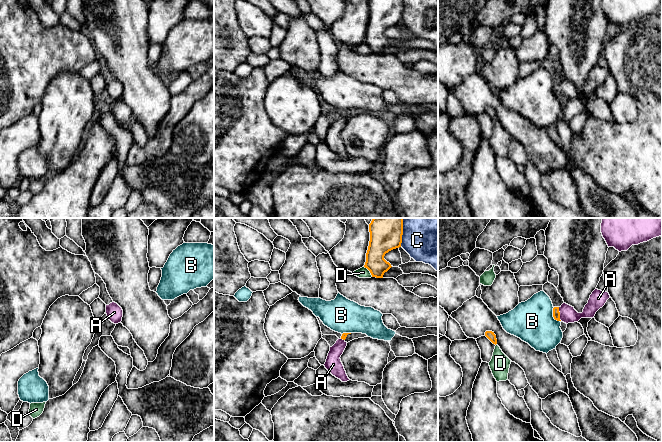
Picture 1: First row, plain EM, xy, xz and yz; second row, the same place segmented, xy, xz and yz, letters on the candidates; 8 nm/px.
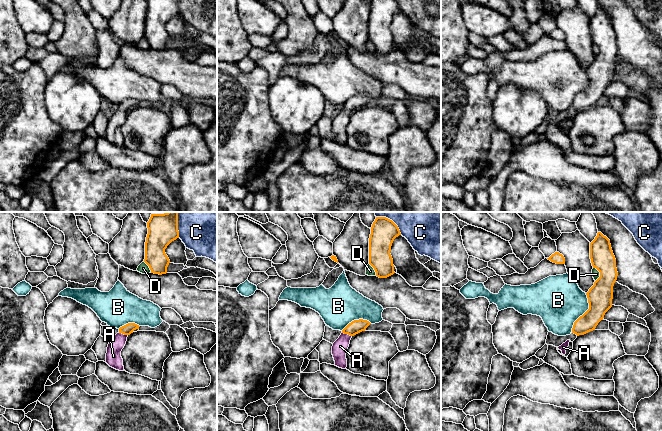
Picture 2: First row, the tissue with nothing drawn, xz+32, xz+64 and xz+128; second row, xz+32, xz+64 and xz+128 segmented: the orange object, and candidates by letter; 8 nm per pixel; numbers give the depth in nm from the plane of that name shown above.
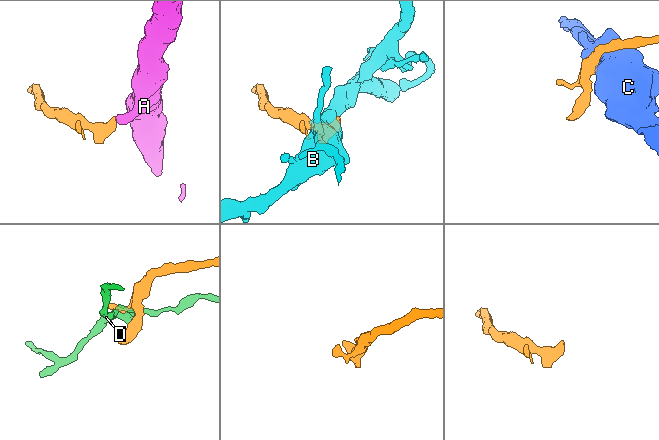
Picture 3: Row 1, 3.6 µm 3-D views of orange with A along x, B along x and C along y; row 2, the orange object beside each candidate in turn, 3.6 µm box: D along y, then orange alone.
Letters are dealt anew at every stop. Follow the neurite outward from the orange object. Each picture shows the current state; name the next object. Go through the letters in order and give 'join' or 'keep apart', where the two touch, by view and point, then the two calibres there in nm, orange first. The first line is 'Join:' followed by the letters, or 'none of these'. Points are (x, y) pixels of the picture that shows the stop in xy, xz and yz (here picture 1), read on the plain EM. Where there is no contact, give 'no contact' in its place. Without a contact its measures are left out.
Join: A
A: join; meets orange in yz at (559, 90); 60 nm thick on the orange side, 140 nm on the other
B: keep apart; meets orange in yz at (553, 91); 60 nm thick on the orange side, 340 nm on the other
C: keep apart; meets orange in xz at (402, 10); 220 nm thick on the orange side, 320 nm on the other
D: keep apart; meets orange in xz at (369, 46); 190 nm thick on the orange side, 90 nm on the other

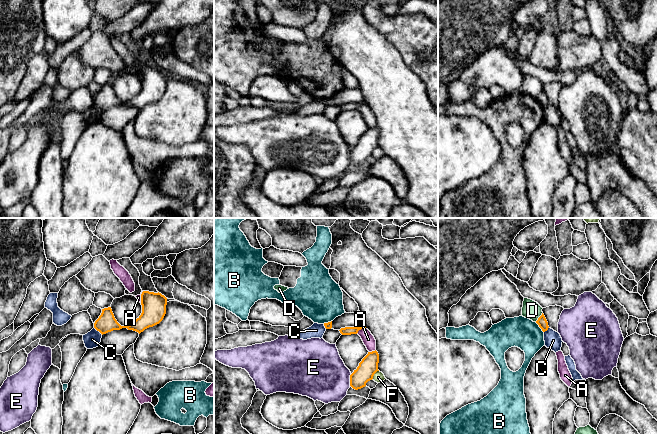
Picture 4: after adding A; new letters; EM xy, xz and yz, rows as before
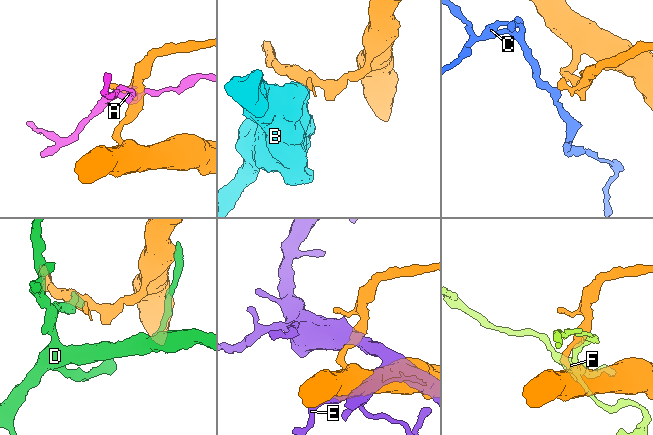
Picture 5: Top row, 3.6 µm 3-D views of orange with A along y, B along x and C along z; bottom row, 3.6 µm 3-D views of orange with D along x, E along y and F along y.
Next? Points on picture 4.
Join: none of these
A: keep apart; meets orange in xz at (360, 105); 60 nm thick on the orange side, 100 nm on the other
B: keep apart; meets orange in yz at (539, 102); 80 nm thick on the orange side, 240 nm on the other
C: keep apart; meets orange in xy at (98, 106); 150 nm thick on the orange side, 140 nm on the other
D: keep apart; meets orange in yz at (539, 93); 80 nm thick on the orange side, 150 nm on the other
E: keep apart; meets orange in xz at (350, 156); 150 nm thick on the orange side, 420 nm on the other
F: keep apart; meets orange in xz at (374, 149); 150 nm thick on the orange side, 90 nm on the other

